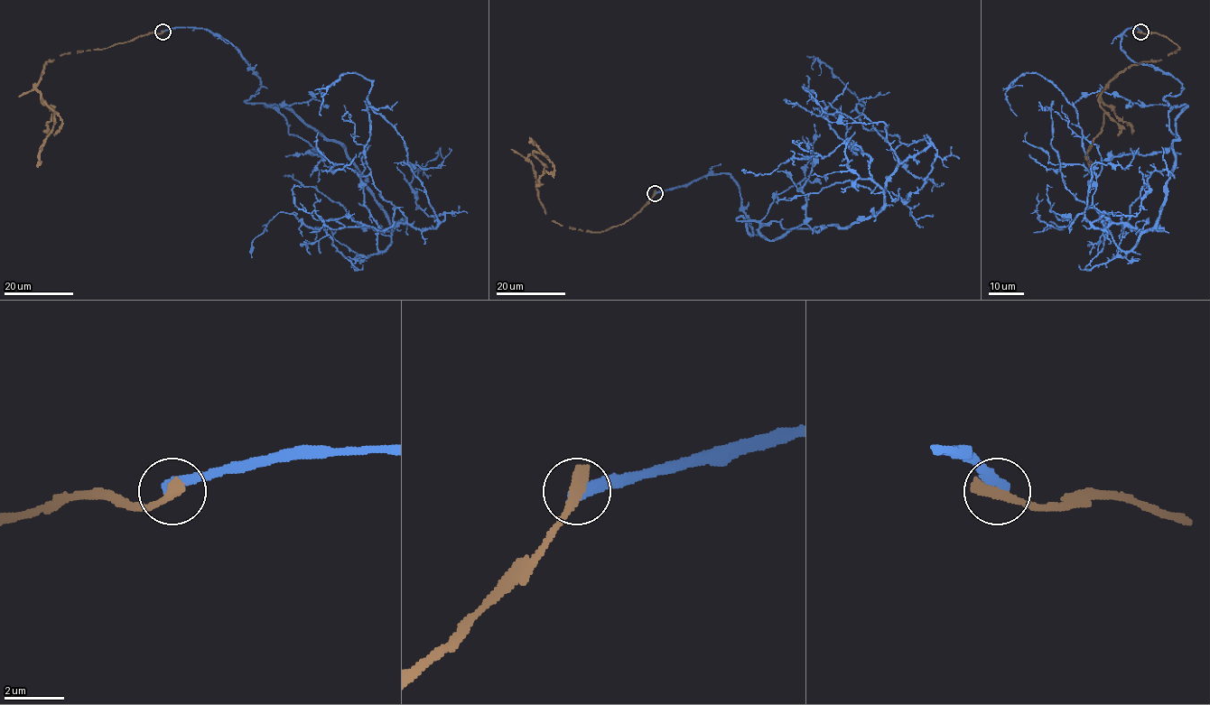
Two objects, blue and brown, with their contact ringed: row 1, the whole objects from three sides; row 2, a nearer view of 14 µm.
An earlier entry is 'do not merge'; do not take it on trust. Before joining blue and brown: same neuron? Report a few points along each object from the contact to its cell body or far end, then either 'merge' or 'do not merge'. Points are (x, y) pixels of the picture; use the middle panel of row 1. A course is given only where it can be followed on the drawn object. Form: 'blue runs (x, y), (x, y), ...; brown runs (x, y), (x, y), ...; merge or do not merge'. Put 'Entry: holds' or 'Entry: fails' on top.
Entry: holds
blue runs (655, 193), (729, 173), (752, 234), (736, 219), (775, 240), (876, 213), (930, 140), (867, 130), (813, 69); brown runs (655, 193), (633, 216), (604, 231), (562, 226), (540, 200), (527, 158), (534, 152), (545, 156), (529, 142); do not merge

